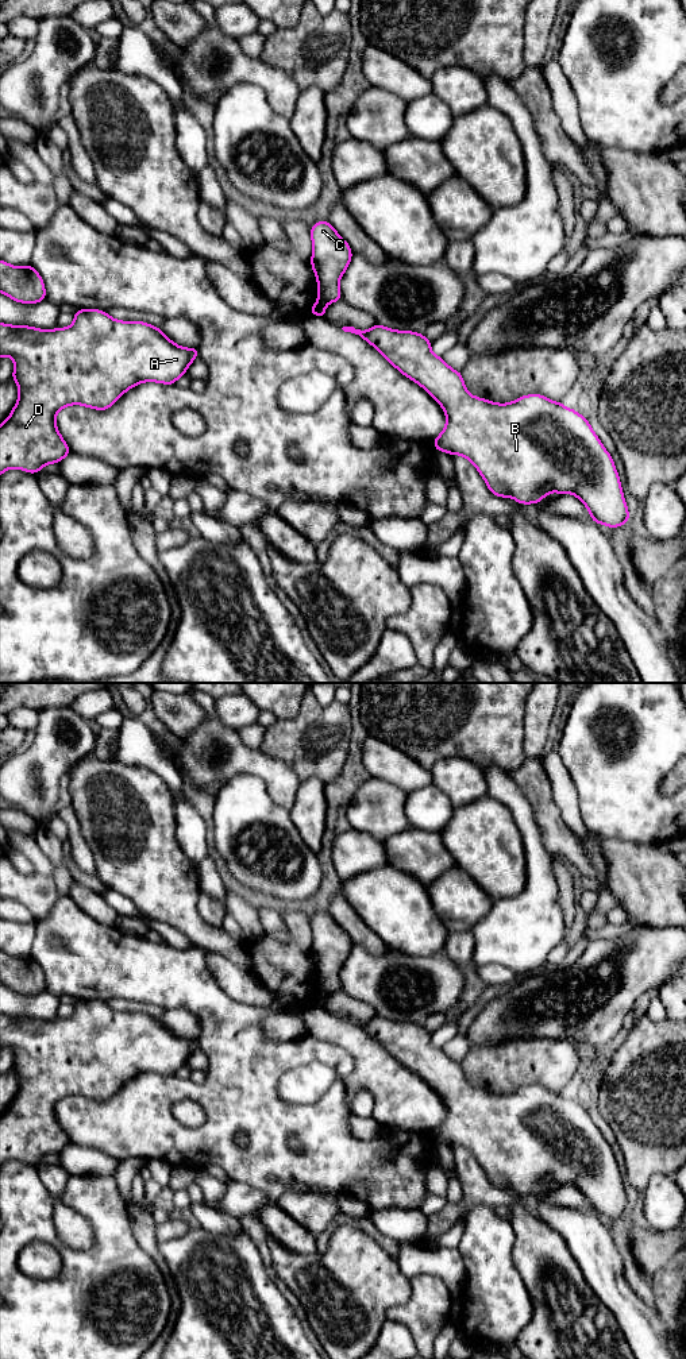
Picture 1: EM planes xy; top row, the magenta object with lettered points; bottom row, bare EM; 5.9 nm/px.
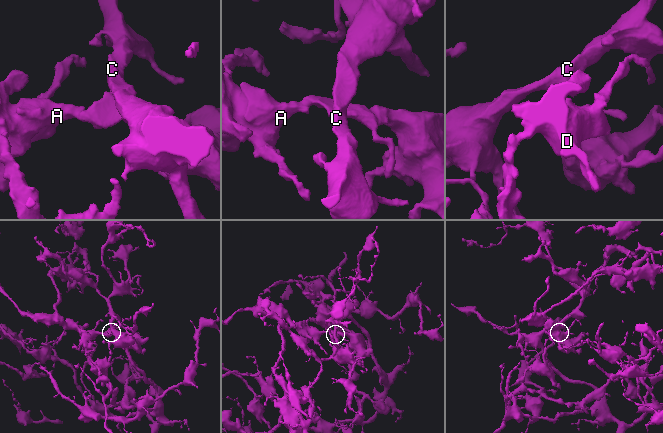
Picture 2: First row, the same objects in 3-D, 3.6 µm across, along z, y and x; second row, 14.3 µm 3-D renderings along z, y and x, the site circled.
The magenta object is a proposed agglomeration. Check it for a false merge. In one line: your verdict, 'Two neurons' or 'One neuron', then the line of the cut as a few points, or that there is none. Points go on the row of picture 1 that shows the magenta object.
Two neurons. Split along xy (319, 297), (327, 302)

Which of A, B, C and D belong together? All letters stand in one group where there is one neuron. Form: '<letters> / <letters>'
A B D / C

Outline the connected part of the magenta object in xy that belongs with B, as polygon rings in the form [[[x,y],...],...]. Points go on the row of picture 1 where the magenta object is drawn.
[[[378,323],[367,331],[343,327],[365,339],[402,375],[420,385],[446,413],[446,428],[432,441],[436,451],[460,455],[478,470],[492,494],[510,497],[521,505],[539,503],[551,491],[574,494],[589,510],[591,521],[609,528],[628,524],[618,472],[613,457],[577,410],[542,394],[528,394],[513,402],[497,404],[471,395],[462,372],[452,370],[431,351],[423,333],[396,331]]]

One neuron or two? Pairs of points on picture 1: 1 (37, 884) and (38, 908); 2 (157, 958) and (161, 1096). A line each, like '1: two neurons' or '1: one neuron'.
1: one neuron
2: one neuron

